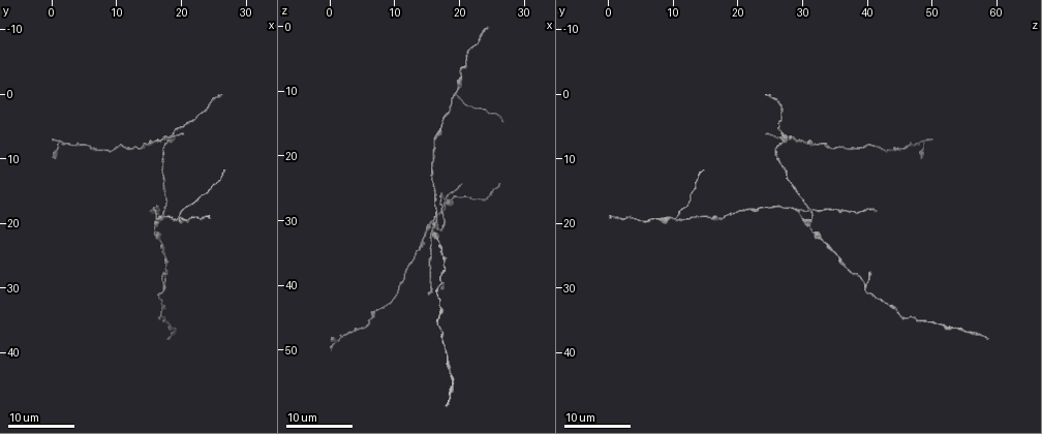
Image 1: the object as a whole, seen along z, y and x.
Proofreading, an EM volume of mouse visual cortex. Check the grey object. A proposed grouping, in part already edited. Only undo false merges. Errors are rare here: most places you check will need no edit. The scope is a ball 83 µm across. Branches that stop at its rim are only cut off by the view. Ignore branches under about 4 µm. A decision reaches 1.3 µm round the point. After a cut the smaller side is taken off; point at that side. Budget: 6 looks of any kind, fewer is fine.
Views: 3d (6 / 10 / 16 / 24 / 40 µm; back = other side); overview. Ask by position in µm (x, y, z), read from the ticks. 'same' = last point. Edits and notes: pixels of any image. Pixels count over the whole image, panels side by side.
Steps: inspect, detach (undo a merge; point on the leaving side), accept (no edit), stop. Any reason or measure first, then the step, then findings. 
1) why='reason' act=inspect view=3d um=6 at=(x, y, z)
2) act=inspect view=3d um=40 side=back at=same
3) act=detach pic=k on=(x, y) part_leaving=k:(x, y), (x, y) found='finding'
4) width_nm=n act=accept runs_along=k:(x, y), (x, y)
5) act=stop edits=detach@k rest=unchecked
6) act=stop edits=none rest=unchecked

why='two arms in line, one across' act=inspect view=3d um=16 at=(19.5, 19.5, 10.5)

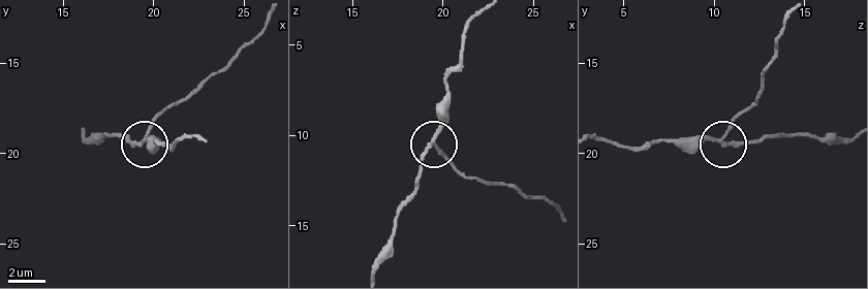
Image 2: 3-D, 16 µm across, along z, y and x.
act=inspect view=3d um=6 at=(19.4, 19.2, 10.4)

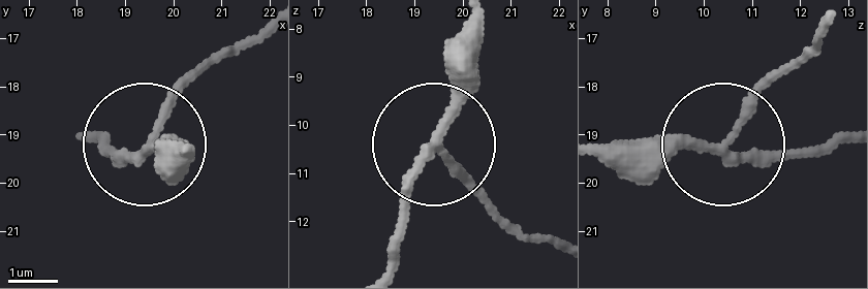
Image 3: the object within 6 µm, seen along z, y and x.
arms=3 act=detach pic=3 on=(181, 86) part_leaving=3:(442, 142), (517, 229), (554, 242) found='two cells meet here'

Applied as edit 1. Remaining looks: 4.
why='a fork' act=inspect view=3d um=24 at=(16.0, 17.5, 29.5)

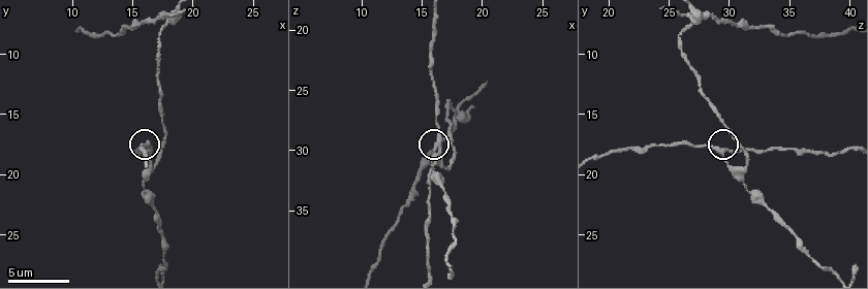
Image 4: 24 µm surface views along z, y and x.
act=inspect view=3d um=10 at=(16.2, 18.0, 29.4)

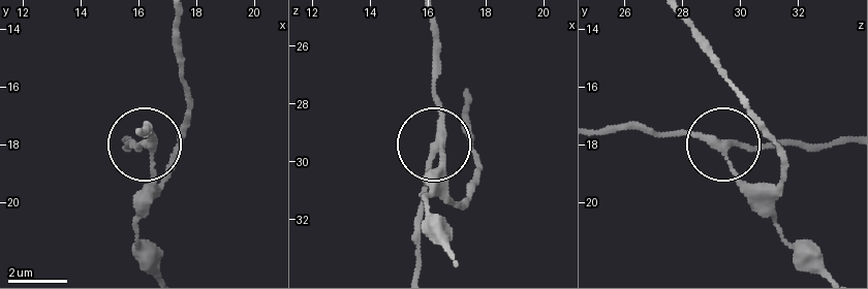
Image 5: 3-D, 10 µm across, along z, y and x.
act=detach pic=5 on=(133, 143) part_leaving=5:(731, 146), (846, 142) found='two cells meet here'

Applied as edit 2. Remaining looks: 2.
act=stop edits=detach@3,detach@5 rest=unchecked

